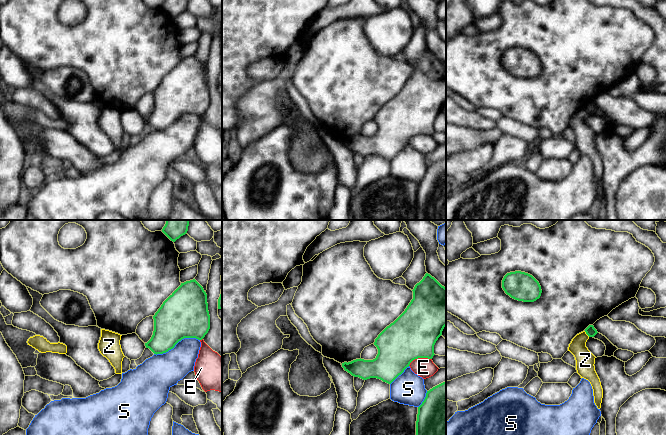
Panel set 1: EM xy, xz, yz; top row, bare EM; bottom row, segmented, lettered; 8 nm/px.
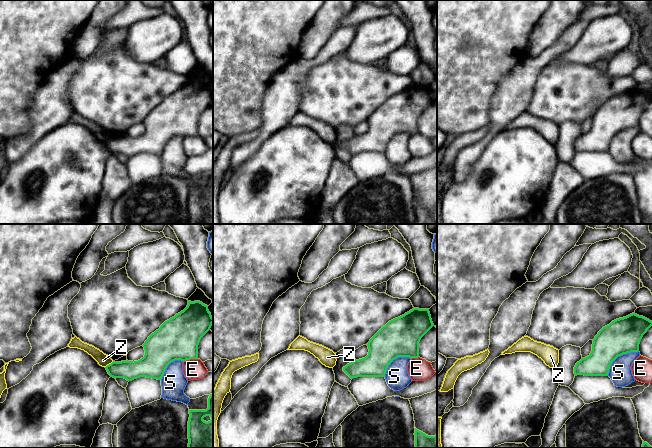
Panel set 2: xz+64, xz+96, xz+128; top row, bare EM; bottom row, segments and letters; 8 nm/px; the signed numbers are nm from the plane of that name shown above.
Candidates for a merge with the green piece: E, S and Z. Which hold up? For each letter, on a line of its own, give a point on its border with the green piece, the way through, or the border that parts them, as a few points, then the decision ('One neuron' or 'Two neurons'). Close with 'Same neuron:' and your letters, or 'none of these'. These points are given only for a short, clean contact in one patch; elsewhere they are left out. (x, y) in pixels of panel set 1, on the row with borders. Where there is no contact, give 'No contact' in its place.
E: Touches green at xz (419, 357). Two neurons
S: Touches green at xy (176, 343). Two neurons
Z: Touches green at yz (587, 334). Boundary: yz (584, 331), (589, 336). Two neurons
Same neuron: none of these

